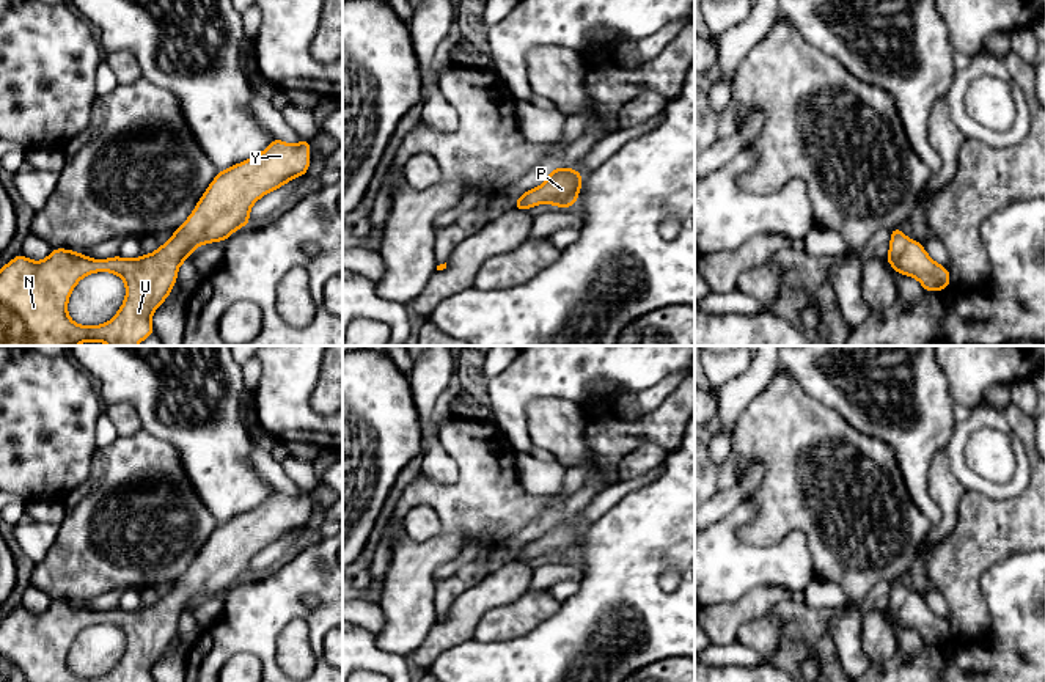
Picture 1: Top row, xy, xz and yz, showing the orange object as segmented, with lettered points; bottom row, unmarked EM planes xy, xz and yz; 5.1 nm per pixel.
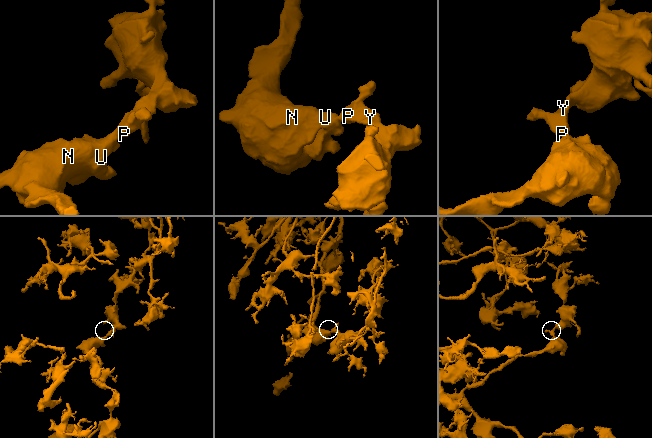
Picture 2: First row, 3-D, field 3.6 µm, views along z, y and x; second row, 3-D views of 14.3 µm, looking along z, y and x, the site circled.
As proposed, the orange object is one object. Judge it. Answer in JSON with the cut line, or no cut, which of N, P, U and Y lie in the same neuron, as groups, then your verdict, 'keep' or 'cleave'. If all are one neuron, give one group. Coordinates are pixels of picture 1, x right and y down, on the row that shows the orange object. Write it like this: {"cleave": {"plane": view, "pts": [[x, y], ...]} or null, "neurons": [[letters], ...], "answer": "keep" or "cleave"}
{"cleave": null, "neurons": [["N", "P", "U", "Y"]], "answer": "keep"}

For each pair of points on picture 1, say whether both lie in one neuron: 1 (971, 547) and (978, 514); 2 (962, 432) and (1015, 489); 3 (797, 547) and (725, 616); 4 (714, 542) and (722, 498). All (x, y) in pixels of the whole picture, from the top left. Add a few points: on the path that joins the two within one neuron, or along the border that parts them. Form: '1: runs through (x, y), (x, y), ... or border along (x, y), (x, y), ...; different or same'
1: runs through (978, 539), (978, 522); same
2: runs through (957, 454), (959, 467), (975, 483), (993, 489); same
3: border along (791, 593), (755, 586), (737, 601), (720, 602); different
4: border along (734, 508), (711, 525); different

